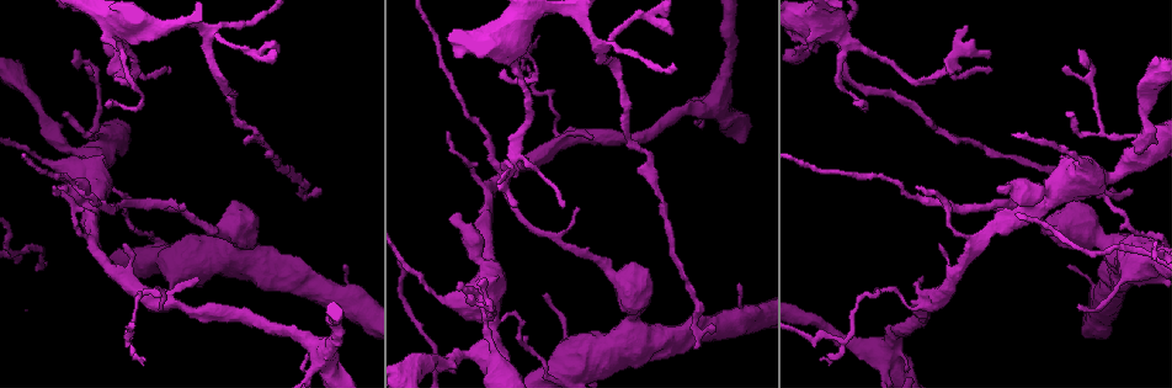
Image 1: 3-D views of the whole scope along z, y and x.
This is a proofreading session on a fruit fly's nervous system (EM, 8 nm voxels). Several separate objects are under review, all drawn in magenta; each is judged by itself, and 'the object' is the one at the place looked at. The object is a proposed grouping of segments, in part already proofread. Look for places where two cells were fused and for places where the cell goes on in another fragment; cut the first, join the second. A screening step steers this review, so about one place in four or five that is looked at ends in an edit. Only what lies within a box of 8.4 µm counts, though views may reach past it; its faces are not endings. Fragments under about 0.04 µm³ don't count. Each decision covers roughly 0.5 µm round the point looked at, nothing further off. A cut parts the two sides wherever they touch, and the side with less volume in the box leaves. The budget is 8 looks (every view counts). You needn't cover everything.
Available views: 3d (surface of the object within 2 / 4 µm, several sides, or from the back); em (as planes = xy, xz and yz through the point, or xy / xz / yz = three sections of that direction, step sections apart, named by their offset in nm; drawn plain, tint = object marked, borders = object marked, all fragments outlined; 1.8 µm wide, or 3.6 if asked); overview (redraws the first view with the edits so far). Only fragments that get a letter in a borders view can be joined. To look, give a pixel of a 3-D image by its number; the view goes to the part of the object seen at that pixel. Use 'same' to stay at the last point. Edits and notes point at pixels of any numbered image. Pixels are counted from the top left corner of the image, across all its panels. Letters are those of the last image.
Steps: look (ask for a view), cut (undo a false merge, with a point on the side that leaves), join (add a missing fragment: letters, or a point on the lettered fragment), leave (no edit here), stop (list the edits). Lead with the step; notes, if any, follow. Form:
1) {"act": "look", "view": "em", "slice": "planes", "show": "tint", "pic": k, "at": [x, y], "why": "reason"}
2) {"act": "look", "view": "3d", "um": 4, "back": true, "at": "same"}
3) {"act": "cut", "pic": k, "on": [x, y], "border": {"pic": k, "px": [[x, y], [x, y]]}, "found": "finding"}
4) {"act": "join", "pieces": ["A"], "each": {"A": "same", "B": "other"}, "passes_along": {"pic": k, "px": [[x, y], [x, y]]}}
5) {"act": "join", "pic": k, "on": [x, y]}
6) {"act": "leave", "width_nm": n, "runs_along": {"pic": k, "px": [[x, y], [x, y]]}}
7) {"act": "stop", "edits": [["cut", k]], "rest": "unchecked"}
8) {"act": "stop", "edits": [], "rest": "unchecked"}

{"act": "look", "view": "3d", "um": 2, "pic": 1, "at": [543, 368], "why": "three-way junction"}

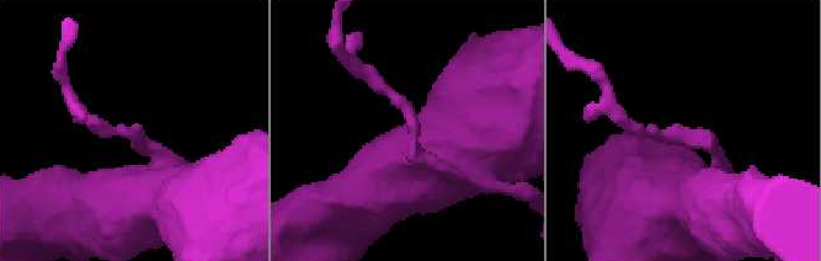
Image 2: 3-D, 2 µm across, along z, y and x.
{"act": "look", "view": "em", "slice": "xz", "step": 4, "show": "tint", "pic": 2, "at": [679, 133], "arms": 3}

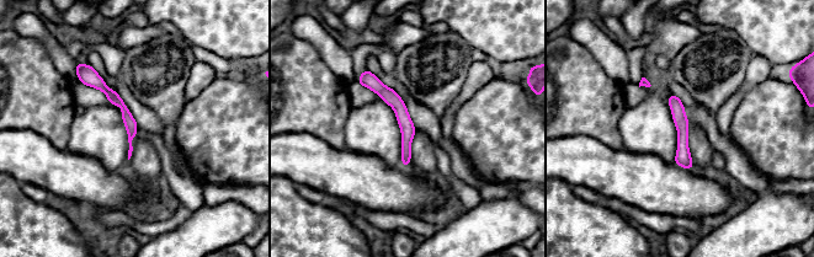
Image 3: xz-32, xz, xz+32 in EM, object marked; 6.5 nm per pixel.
{"act": "look", "view": "em", "slice": "planes", "show": "borders", "at": "same", "why": "another direction"}

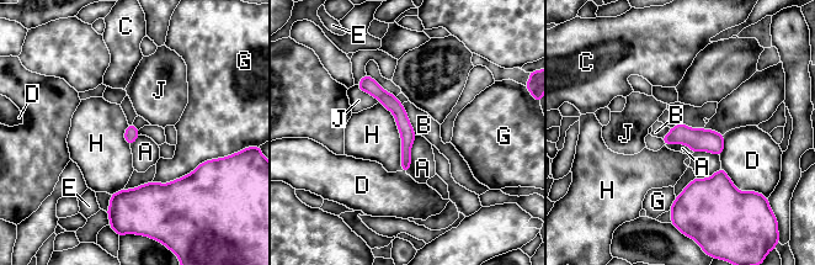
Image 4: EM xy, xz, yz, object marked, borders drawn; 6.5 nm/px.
{"act": "leave", "longest_contact_nm": ["H", 480], "each": {"A": "other", "B": "other", "C": "other", "D": "other", "E": "other", "G": "other", "H": "other", "J": "other"}, "found": "continuous, no second cell"}

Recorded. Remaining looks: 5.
{"act": "look", "view": "em", "um": 3.6, "slice": "planes", "show": "plain", "pic": 1, "at": [488, 260]}

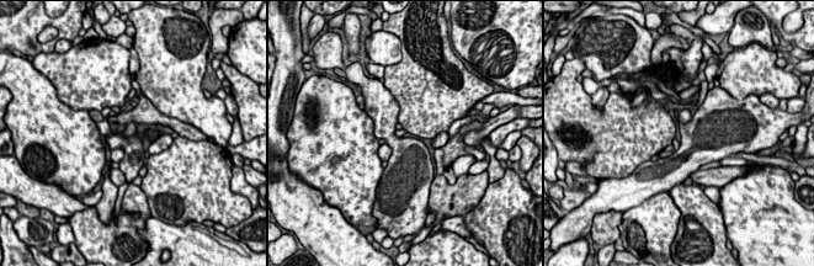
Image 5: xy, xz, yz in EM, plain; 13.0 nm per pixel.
{"act": "look", "view": "em", "um": 3.6, "slice": "planes", "show": "borders", "at": "same", "why": "what lies round it"}

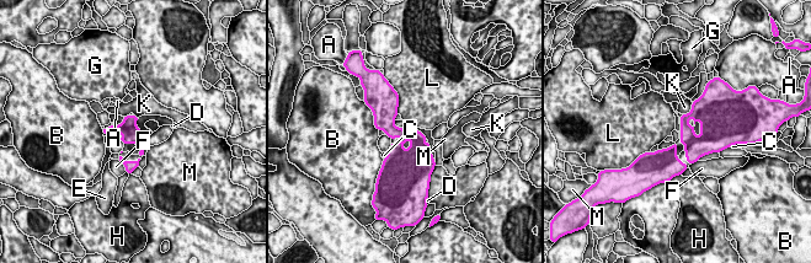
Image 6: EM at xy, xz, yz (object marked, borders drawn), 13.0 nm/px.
{"act": "leave", "width_nm": 280, "each": {"A": "other", "B": "other", "C": "other", "D": "other", "E": "other", "F": "other", "G": "other", "H": "other", "K": "other", "L": "other", "M": "other"}, "border": {"pic": 6, "px": [[393, 89], [399, 100], [398, 113]]}, "found": "one cell here"}

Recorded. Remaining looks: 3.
{"act": "look", "view": "em", "slice": "xz", "step": 4, "show": "borders", "pic": 1, "at": [853, 102], "why": "branch stops here"}

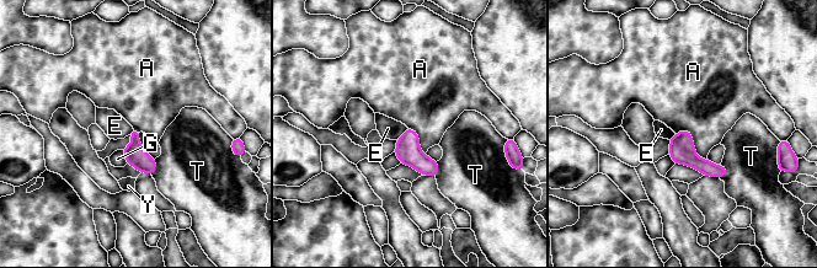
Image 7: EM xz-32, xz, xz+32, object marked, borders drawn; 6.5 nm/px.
{"act": "leave", "width_nm": 140, "each": {"A": "other", "E": "other", "G": "other", "T": "other", "Y": "other"}, "border": {"pic": 7, "px": [[676, 133], [687, 130], [706, 160]]}, "found": "no lettered fragment goes on from it"}

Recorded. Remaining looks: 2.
{"act": "stop", "edits": [], "rest": "unchecked"}

